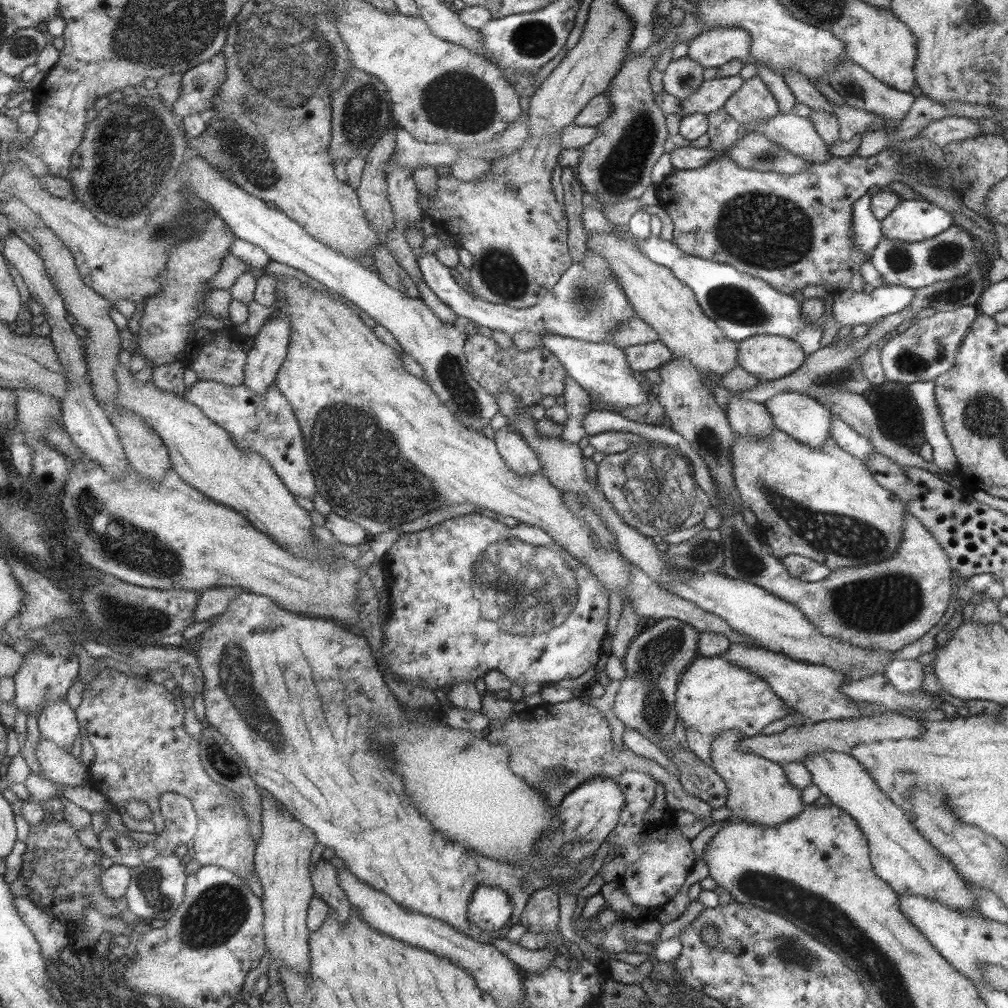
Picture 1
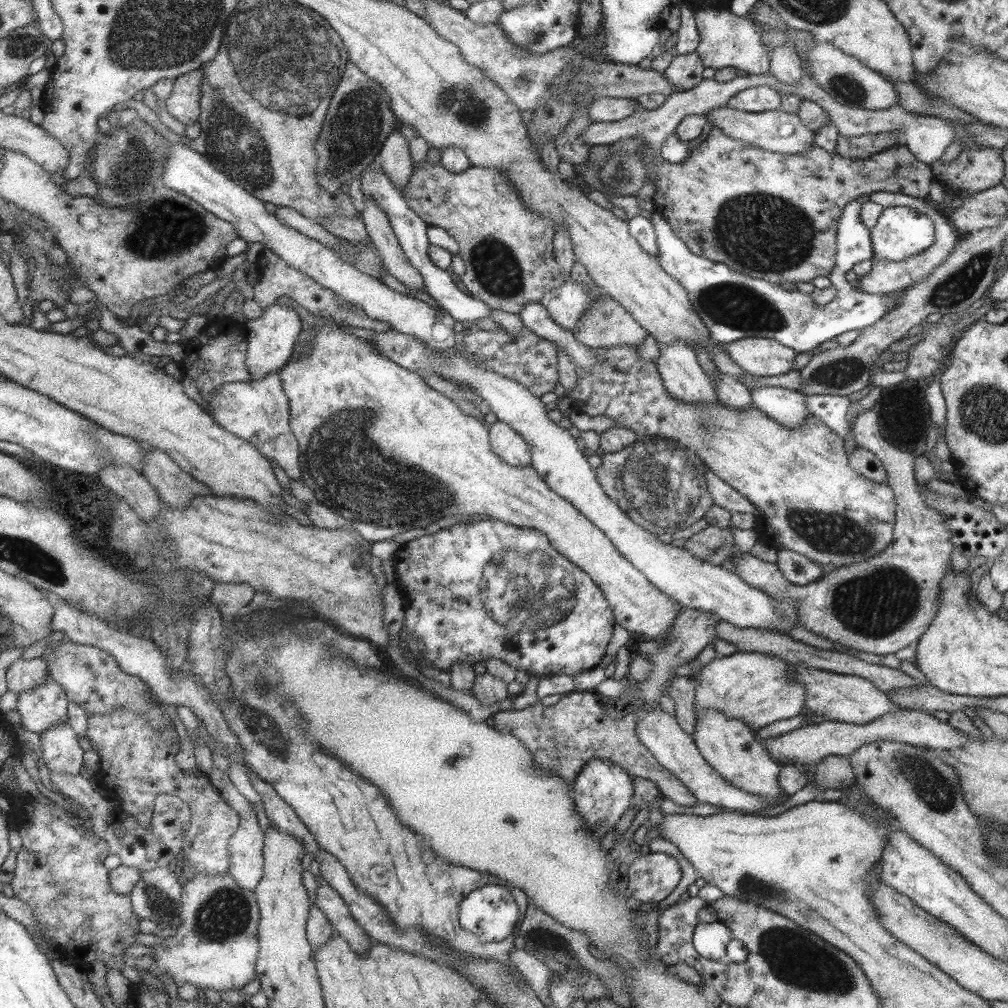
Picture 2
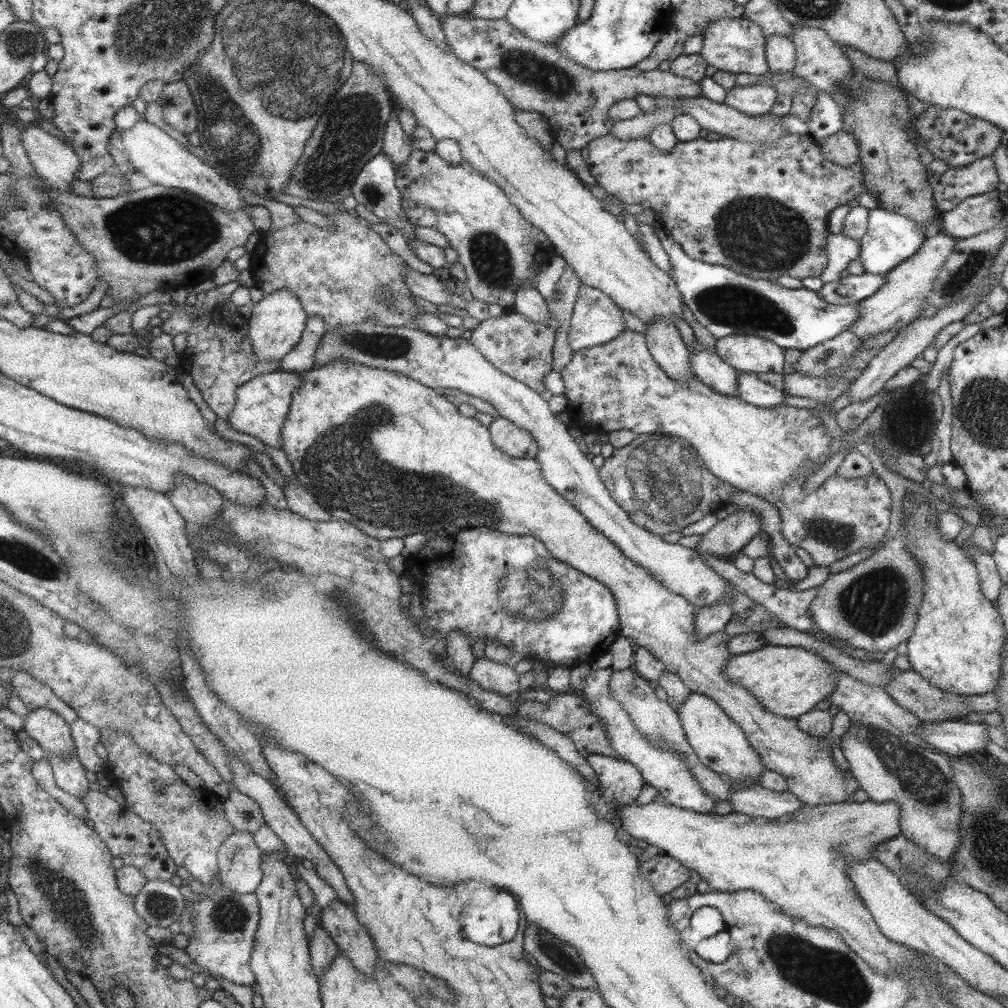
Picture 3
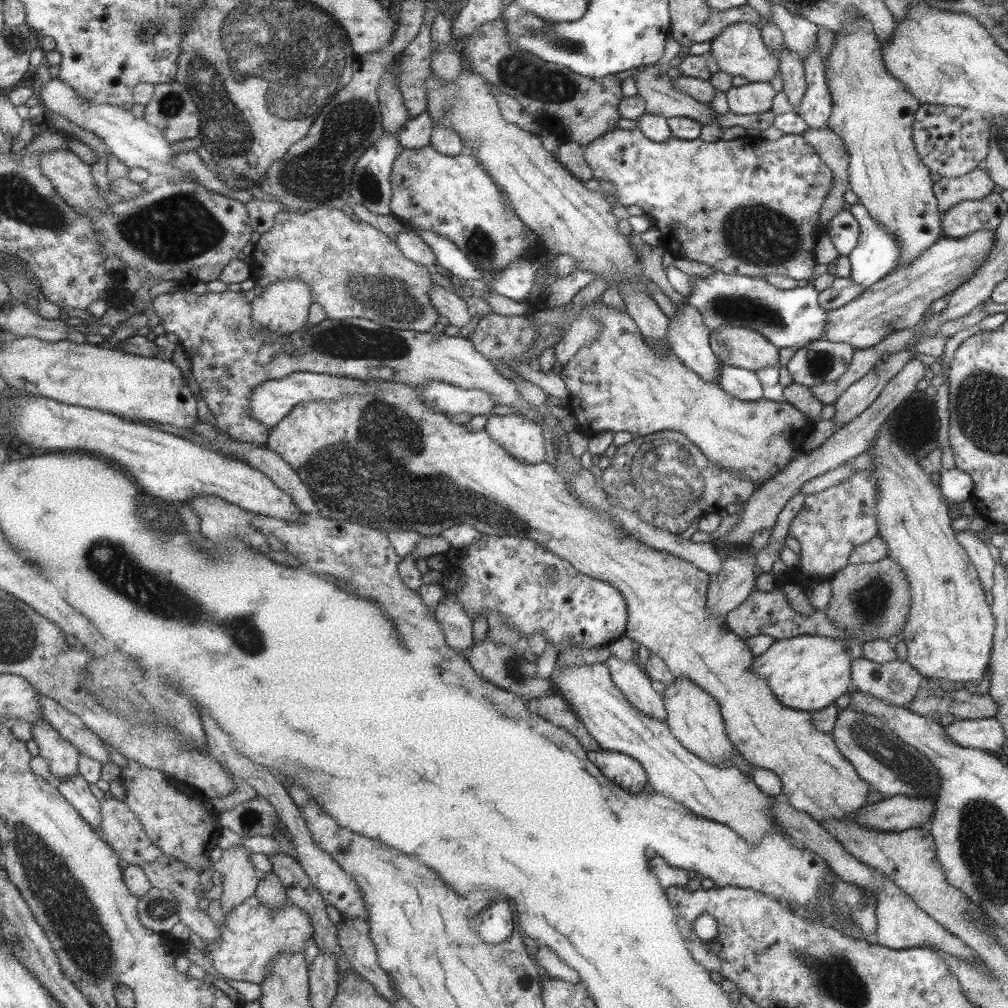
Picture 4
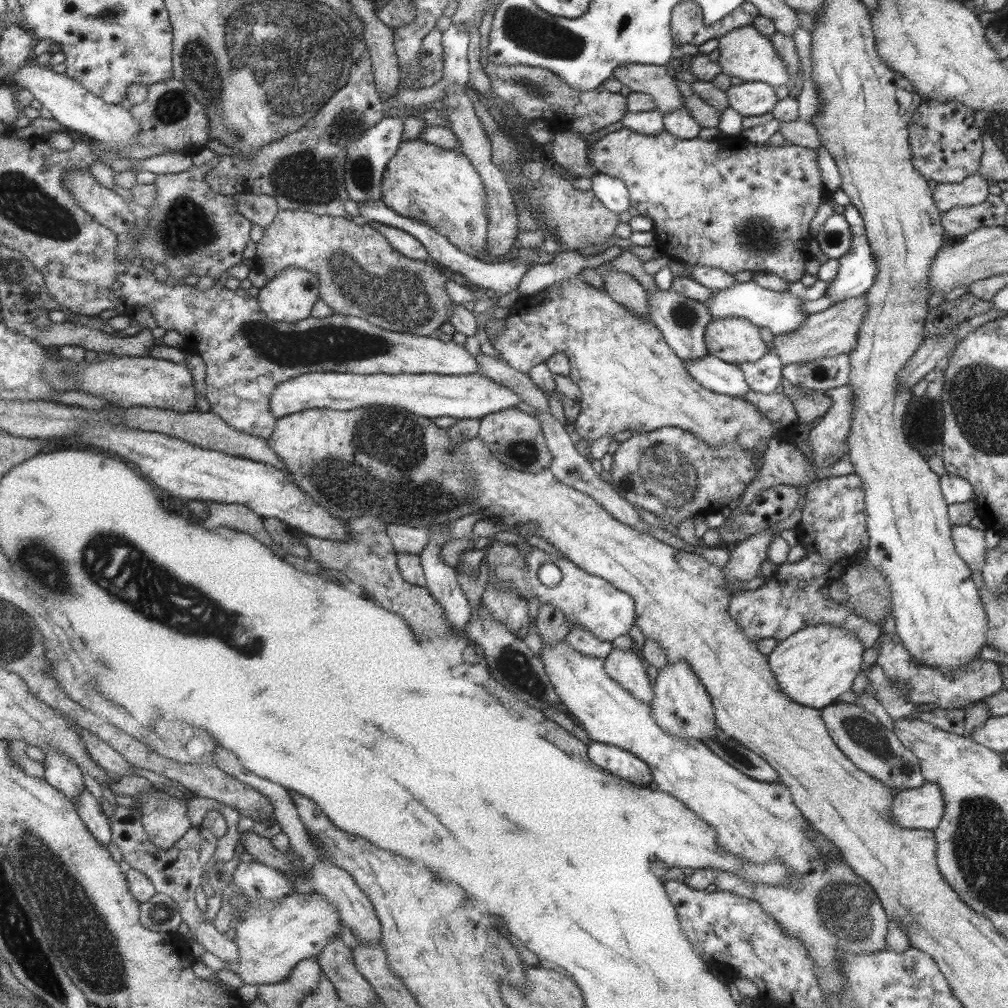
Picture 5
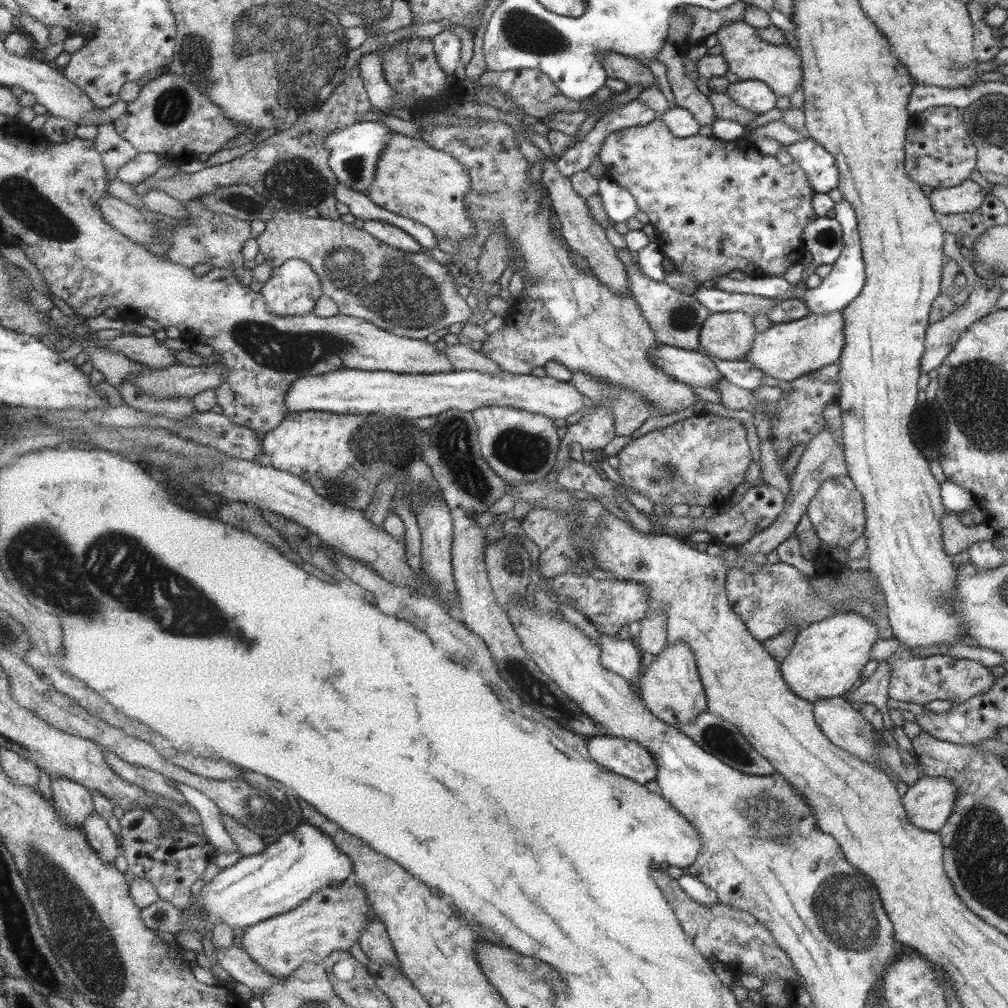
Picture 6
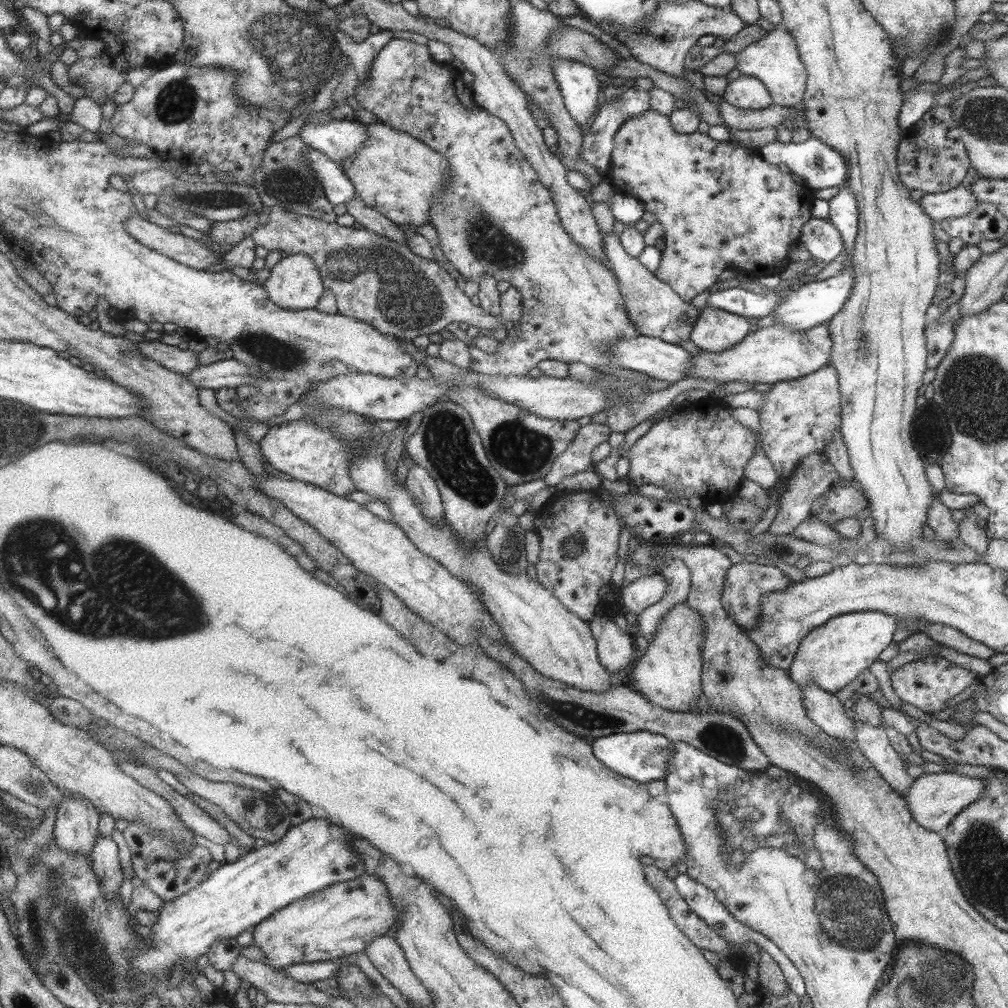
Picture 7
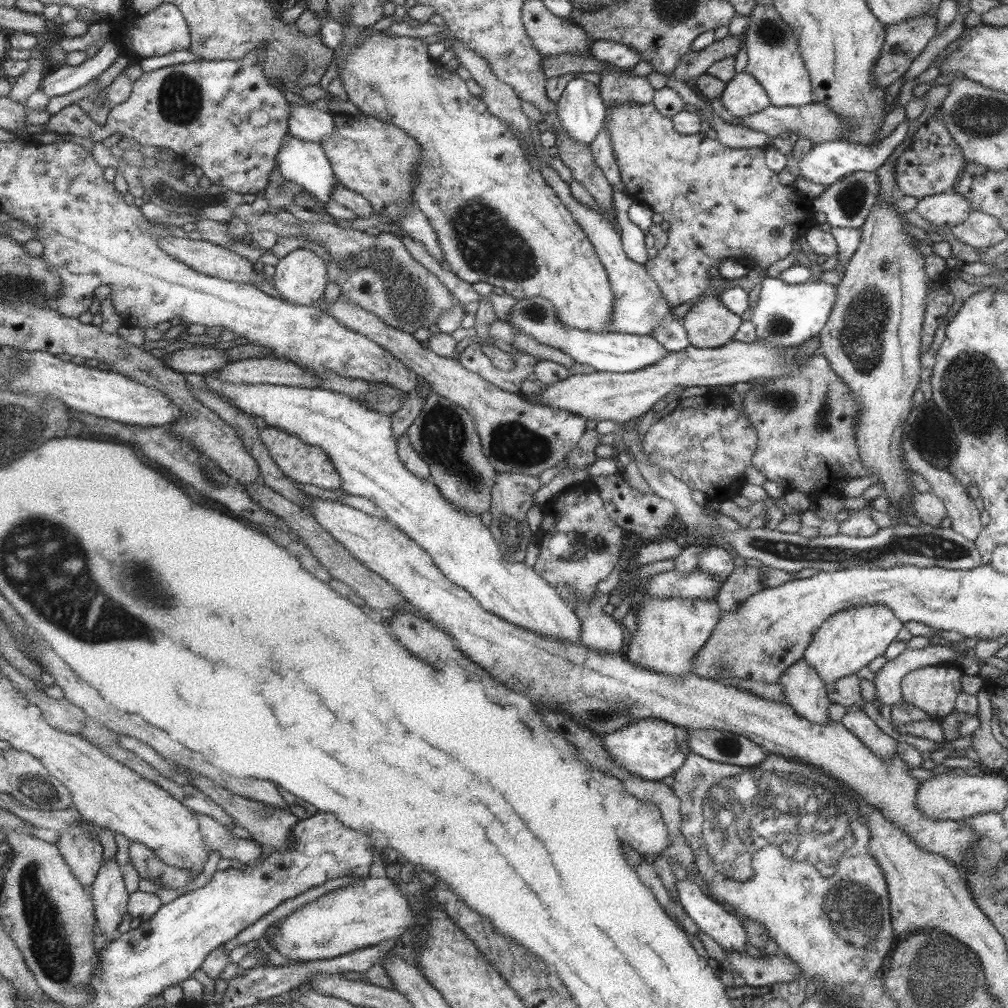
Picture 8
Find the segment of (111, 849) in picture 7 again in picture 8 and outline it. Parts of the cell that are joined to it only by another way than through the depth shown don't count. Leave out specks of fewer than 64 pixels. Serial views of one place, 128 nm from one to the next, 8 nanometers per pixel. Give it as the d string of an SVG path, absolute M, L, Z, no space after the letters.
M109 857L100 869L98 879L90 890L96 905L96 917L101 938L107 943L119 936L119 926L128 913L127 888L123 880L122 867L117 858Z

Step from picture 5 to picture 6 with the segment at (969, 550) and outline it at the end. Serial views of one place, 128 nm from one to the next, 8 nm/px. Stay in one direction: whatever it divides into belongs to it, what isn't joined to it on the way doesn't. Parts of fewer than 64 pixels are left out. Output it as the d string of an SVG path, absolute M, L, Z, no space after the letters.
M955 513L943 514L939 525L942 528L943 548L949 556L967 551L967 548L975 542L991 541L995 537L994 531L986 522L973 524L967 528L961 524L959 516Z

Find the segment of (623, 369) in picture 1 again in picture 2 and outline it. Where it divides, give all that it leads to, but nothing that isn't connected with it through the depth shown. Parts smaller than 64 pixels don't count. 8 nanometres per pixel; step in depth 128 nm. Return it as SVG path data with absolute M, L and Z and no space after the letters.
M539 302L523 304L517 315L519 315L521 324L533 334L553 342L553 346L556 348L561 348L571 358L574 366L581 366L587 370L593 366L593 362L595 362L593 349L575 341L570 331L557 326Z

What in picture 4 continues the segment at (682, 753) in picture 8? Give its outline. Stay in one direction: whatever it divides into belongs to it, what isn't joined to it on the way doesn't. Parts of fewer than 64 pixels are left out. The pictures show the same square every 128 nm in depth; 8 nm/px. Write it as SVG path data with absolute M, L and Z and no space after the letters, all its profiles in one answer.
M600 749L595 752L587 751L586 758L598 768L605 781L613 781L631 794L648 788L646 771L638 761L625 753Z

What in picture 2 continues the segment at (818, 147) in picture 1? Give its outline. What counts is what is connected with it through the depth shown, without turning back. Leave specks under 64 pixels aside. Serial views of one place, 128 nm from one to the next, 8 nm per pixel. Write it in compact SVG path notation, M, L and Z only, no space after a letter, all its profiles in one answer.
M721 106L703 115L707 115L707 121L713 127L723 131L731 139L743 141L743 143L754 145L764 151L786 155L805 154L814 144L814 133L799 120L795 113L786 113L779 109L753 113Z

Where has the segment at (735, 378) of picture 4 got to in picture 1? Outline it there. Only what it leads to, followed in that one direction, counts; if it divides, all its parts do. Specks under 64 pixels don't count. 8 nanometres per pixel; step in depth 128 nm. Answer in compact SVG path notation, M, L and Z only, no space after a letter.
M779 393L774 394L765 403L768 414L771 416L772 424L781 429L786 436L793 437L795 441L810 445L811 448L821 448L823 443L832 439L830 432L831 412L822 408L813 398L804 393Z

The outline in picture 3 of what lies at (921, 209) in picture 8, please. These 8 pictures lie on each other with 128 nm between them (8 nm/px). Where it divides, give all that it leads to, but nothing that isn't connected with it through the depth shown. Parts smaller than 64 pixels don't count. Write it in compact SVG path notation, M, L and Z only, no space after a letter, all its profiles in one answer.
M990 156L973 160L963 167L949 167L942 174L930 176L935 204L939 210L949 212L962 200L996 190L999 184L998 171Z

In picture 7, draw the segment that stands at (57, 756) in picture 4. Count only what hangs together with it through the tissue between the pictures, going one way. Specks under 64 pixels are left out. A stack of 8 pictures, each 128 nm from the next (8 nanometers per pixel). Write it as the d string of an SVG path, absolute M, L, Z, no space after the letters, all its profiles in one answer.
M63 792L54 824L54 842L72 853L83 853L92 859L99 839L100 814L91 800L79 793Z

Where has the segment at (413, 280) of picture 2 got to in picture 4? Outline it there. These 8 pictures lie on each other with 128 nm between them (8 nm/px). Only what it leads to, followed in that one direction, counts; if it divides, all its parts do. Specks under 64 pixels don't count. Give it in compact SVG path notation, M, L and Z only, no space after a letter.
M435 286L431 287L431 301L434 304L434 308L438 310L438 314L441 317L447 319L447 324L456 326L458 329L461 327L468 328L468 322L470 314L467 312L466 301L457 297L451 291Z

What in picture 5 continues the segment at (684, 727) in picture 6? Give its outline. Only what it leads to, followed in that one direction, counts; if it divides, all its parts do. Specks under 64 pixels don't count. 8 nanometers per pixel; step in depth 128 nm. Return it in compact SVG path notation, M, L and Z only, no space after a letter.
M715 726L715 735L703 740L712 753L728 761L739 772L752 777L757 781L780 782L778 774L757 754L747 750L738 742L731 740L723 730Z

